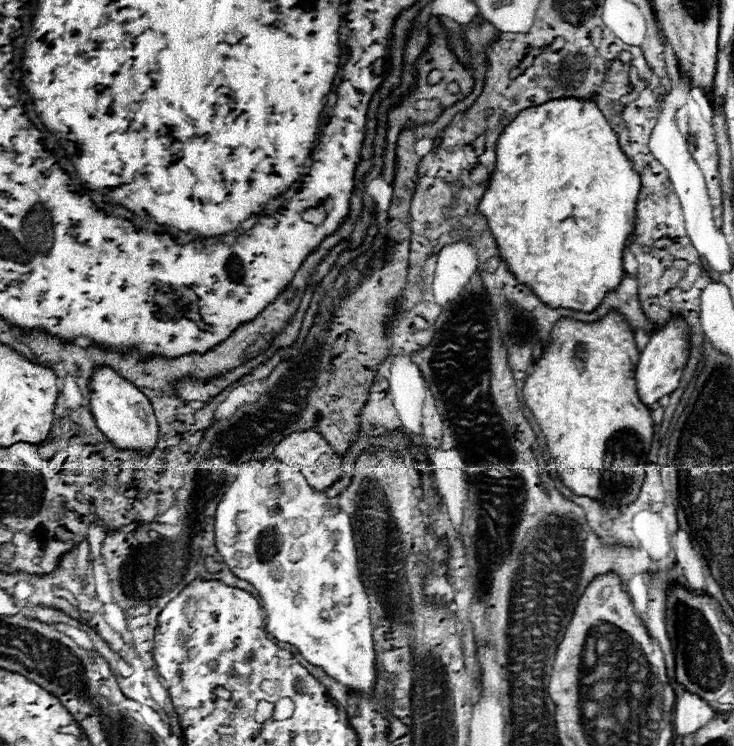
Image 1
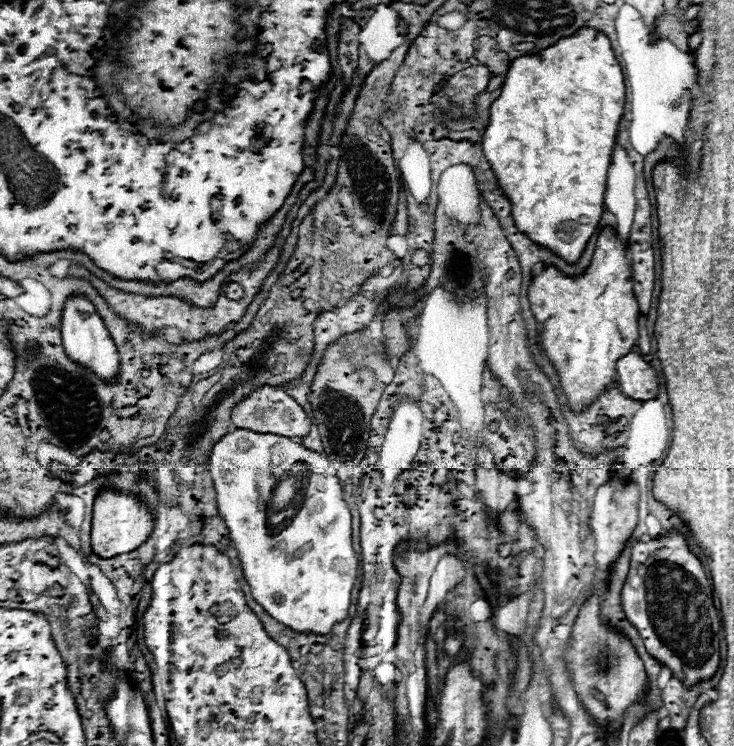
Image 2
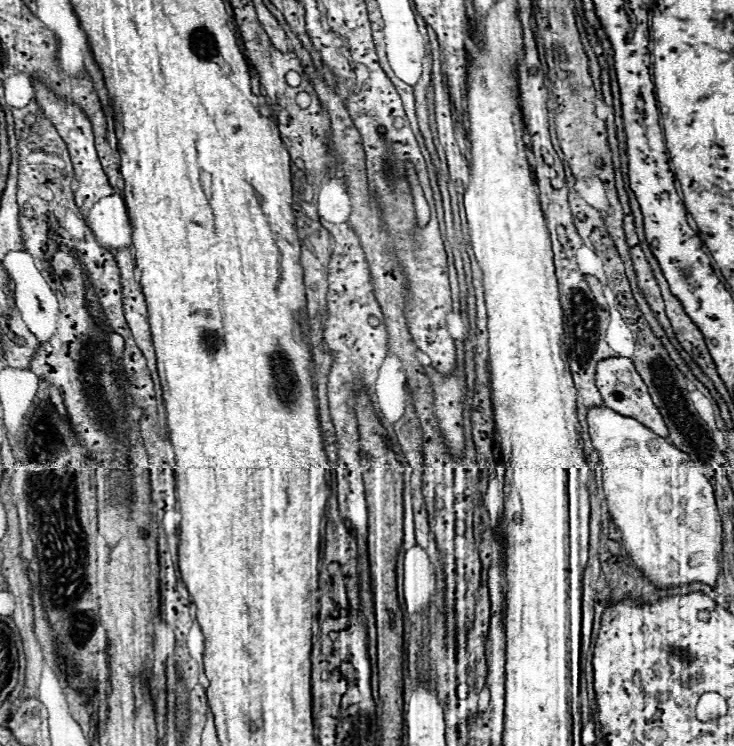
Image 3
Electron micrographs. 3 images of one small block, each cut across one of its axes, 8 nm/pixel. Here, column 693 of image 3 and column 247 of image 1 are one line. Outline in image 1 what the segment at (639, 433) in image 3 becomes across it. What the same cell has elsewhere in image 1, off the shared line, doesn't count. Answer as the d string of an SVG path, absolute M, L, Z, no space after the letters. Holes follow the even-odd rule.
M276 460L250 462L238 466L234 482L222 494L216 506L214 534L216 548L232 574L258 590L266 612L266 630L280 642L292 644L308 662L320 666L346 688L356 688L370 696L376 676L370 602L360 580L356 540L348 514L340 508L334 514L326 492L310 488L300 472Z

